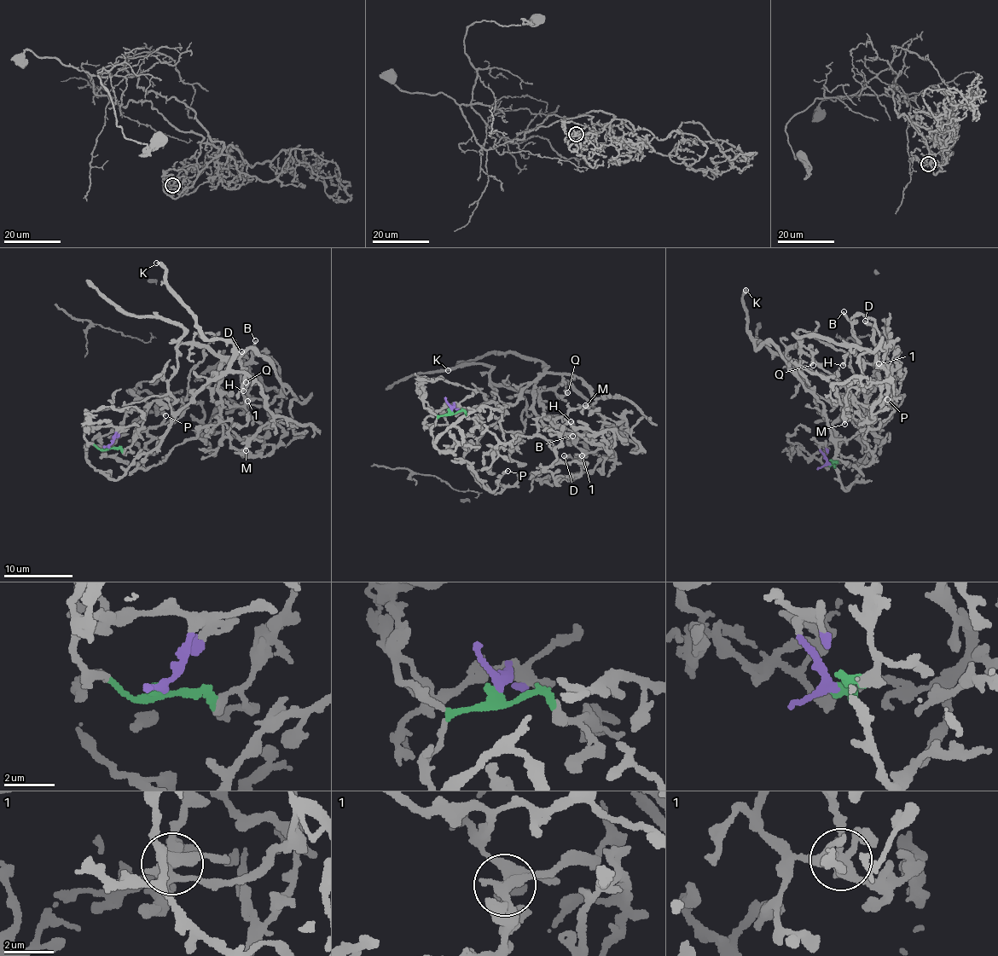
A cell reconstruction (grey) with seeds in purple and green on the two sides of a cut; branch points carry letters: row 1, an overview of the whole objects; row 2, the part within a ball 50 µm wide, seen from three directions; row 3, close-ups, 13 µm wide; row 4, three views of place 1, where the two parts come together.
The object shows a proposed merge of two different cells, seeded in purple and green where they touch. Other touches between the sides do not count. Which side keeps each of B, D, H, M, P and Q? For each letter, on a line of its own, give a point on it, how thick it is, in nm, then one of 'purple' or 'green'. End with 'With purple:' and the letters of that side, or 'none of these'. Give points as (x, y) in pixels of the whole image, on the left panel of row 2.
B: at (255, 340); 280 nm thick; purple
D: at (241, 351); 380 nm thick; green
H: at (243, 391); 300 nm thick; purple
M: at (246, 450); 340 nm thick; purple
P: at (165, 415); 280 nm thick; green
Q: at (246, 382); 360 nm thick; green
With purple: B, H, M

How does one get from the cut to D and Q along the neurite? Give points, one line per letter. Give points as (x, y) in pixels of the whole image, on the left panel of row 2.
D: (109, 447), (130, 445), (147, 407), (175, 399), (181, 344), (253, 351), (278, 396), (246, 402), (240, 351)
Q: (109, 447), (130, 445), (147, 407), (175, 399), (168, 388), (181, 344), (236, 356), (246, 383)

